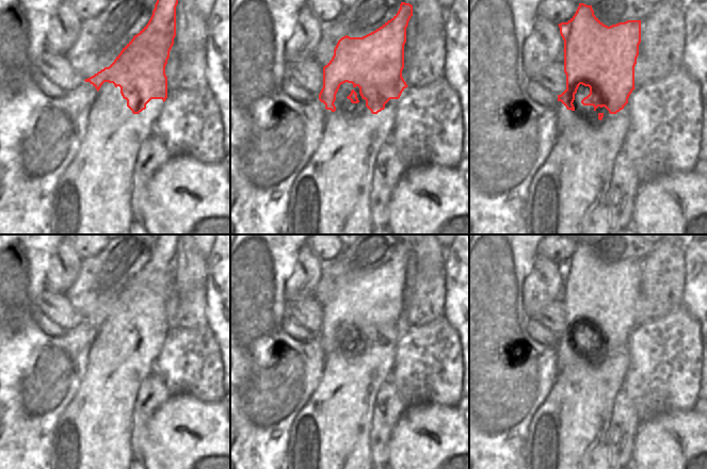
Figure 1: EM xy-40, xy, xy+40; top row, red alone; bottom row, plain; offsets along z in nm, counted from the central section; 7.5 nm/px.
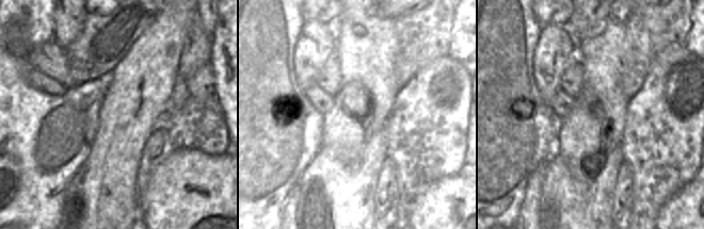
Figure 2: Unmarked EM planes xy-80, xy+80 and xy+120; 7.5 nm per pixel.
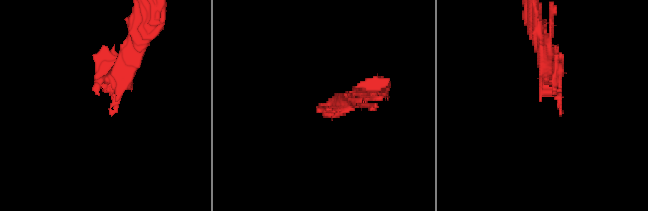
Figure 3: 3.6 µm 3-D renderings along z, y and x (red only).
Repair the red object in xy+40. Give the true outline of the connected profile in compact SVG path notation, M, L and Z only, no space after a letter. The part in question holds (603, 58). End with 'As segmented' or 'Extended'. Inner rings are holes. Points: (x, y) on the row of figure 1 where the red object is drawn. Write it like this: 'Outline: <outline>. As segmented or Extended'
Outline: M579 3L575 15L567 21L558 25L560 34L564 41L564 72L566 75L566 90L558 95L558 101L561 101L567 110L578 112L579 104L593 106L594 111L598 114L599 123L591 120L582 125L574 125L564 129L558 136L547 160L541 165L534 175L528 190L528 200L524 211L524 221L526 222L526 234L611 234L609 228L609 209L607 207L607 192L611 183L613 164L617 153L622 150L624 139L630 126L630 115L628 113L628 98L634 87L634 66L639 55L639 45L641 43L641 20L627 20L610 27L604 25L595 15L592 5Z. Extended

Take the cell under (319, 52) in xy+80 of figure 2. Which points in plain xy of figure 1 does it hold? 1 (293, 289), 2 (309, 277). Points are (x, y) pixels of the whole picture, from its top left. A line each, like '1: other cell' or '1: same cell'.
1: same cell
2: same cell

